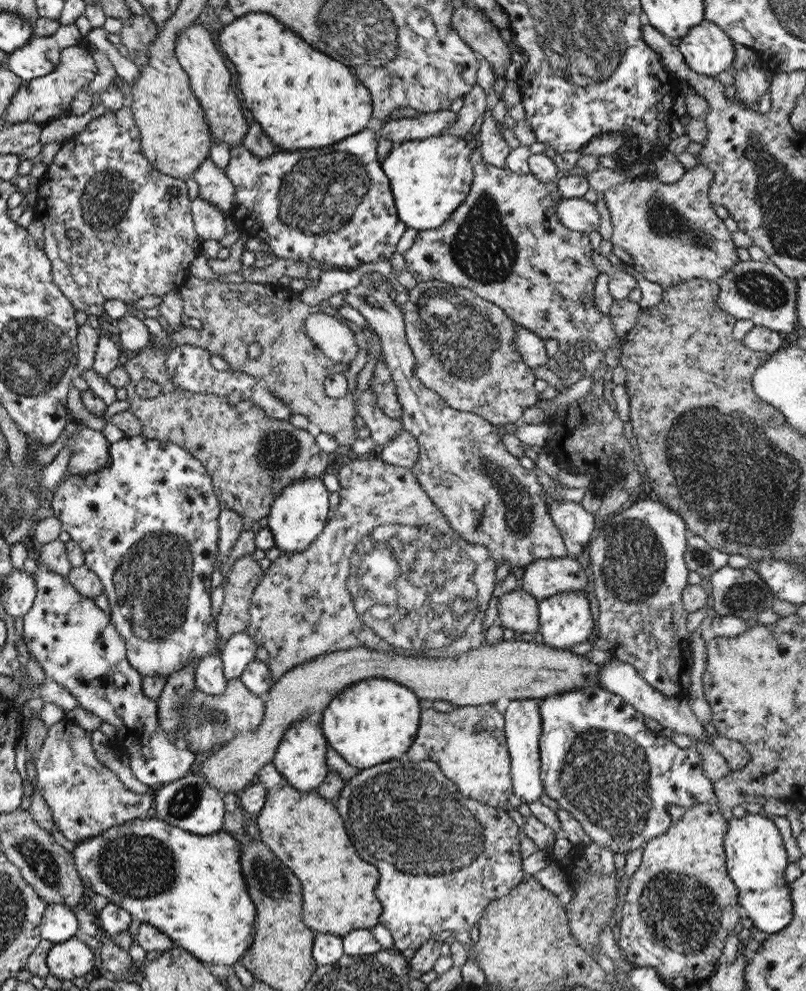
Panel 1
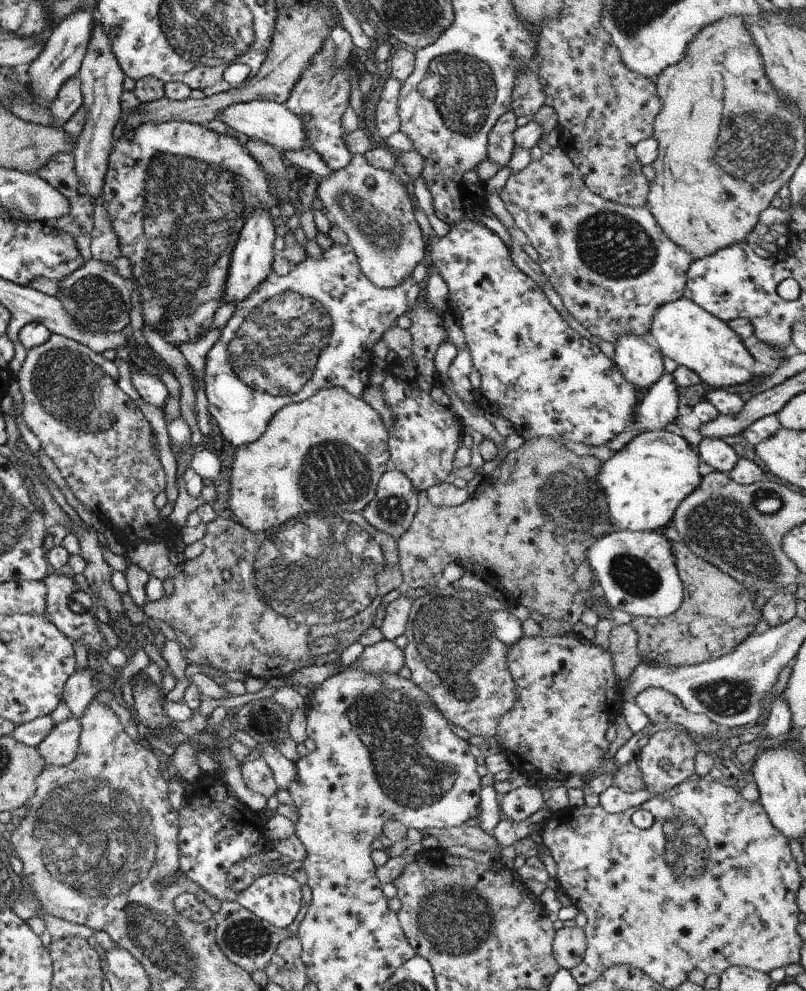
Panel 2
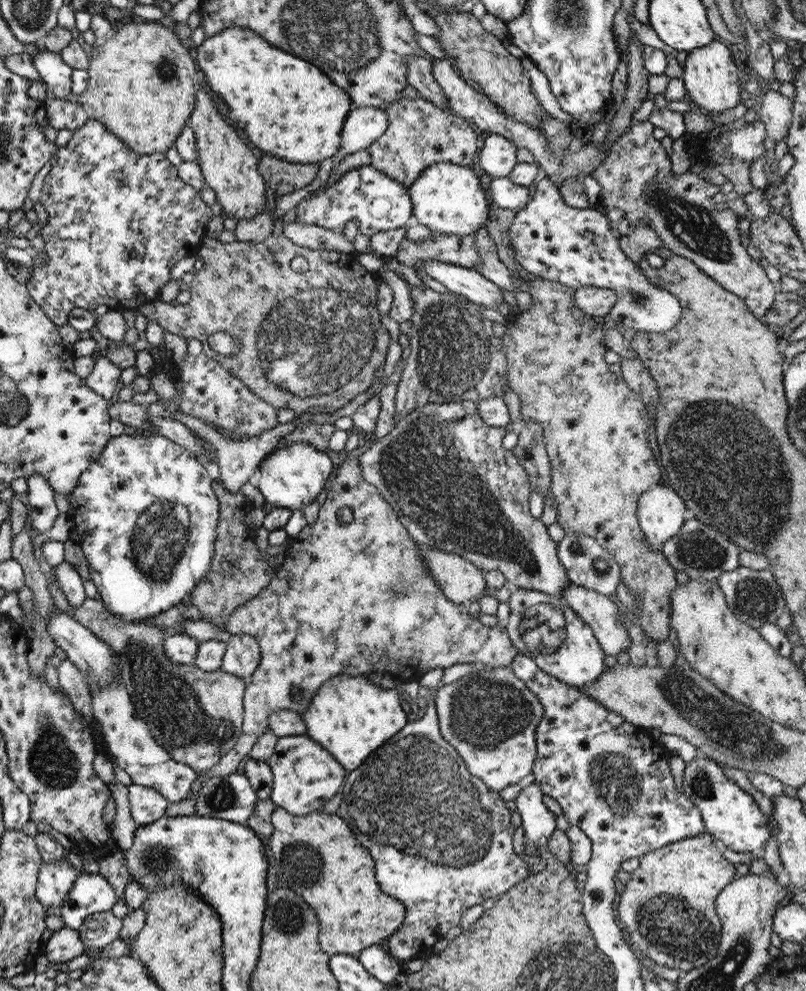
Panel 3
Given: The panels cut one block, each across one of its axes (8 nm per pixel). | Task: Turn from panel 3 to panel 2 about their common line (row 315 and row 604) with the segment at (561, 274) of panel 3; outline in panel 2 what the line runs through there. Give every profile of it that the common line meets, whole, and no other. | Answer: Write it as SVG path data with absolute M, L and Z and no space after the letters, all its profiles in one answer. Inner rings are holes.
M612 531L587 548L586 558L610 609L623 610L633 618L663 618L681 606L683 587L665 536L653 531Z

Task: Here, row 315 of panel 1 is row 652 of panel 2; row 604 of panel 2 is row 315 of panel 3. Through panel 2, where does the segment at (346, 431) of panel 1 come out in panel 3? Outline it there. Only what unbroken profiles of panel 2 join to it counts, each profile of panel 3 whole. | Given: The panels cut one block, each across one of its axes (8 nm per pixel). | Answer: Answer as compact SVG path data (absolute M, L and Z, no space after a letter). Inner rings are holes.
M269 234L263 242L242 242L234 240L234 242L229 242L228 244L223 244L223 242L219 242L217 239L205 237L201 240L196 255L201 259L202 268L199 271L193 271L193 280L188 284L190 292L189 301L185 304L179 303L175 306L157 299L140 304L137 309L147 320L155 320L162 330L181 337L185 339L185 341L189 339L199 341L205 356L216 360L227 372L230 372L231 376L237 377L255 396L264 400L275 410L289 408L289 410L293 410L296 415L301 415L302 413L331 414L339 410L342 406L345 406L345 404L353 400L357 394L361 394L361 392L364 392L372 385L372 381L375 380L373 372L375 372L379 366L383 366L386 349L391 340L387 331L379 321L379 311L377 311L377 307L375 307L376 280L380 277L380 274L379 272L367 272L365 268L361 267L356 260L357 254L355 252L341 253L336 251L310 250L296 246L282 235L272 236L272 234ZM294 256L305 258L305 272L293 272L293 270L291 270L290 262ZM214 332L224 332L223 334L233 336L235 340L239 340L241 349L231 357L221 356L215 353L207 343L207 338L209 338L211 334L215 334Z

